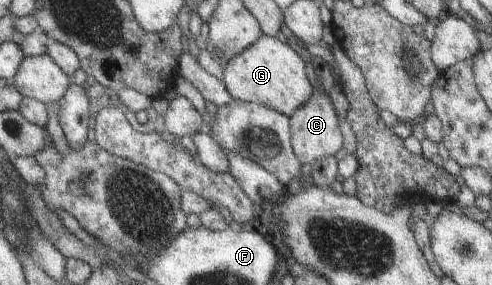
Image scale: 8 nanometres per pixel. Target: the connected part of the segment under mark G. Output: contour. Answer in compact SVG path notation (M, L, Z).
M261 34L249 47L227 60L220 80L231 99L259 104L289 117L312 92L303 67L304 62L287 43Z

